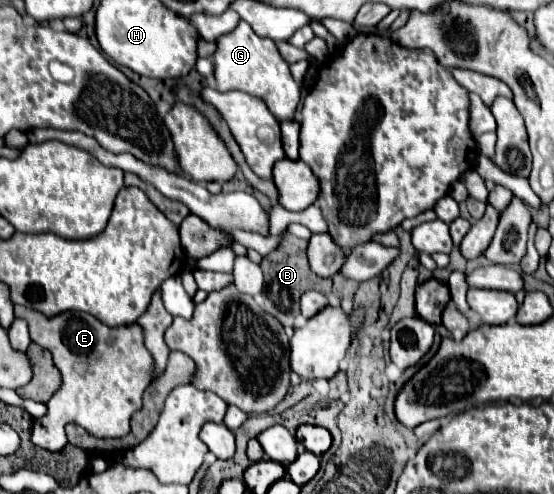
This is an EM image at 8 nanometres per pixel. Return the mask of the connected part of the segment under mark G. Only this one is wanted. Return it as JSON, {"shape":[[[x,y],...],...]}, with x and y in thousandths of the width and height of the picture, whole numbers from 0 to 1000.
{"shape":[[[435,40],[421,65],[413,65],[392,81],[384,130],[388,130],[392,182],[399,182],[399,186],[435,182],[453,194],[475,198],[500,243],[529,243],[529,231],[543,202],[540,170],[529,162],[522,130],[504,109],[500,89],[486,77],[464,73],[449,57],[449,49],[442,49],[442,40]]]}

